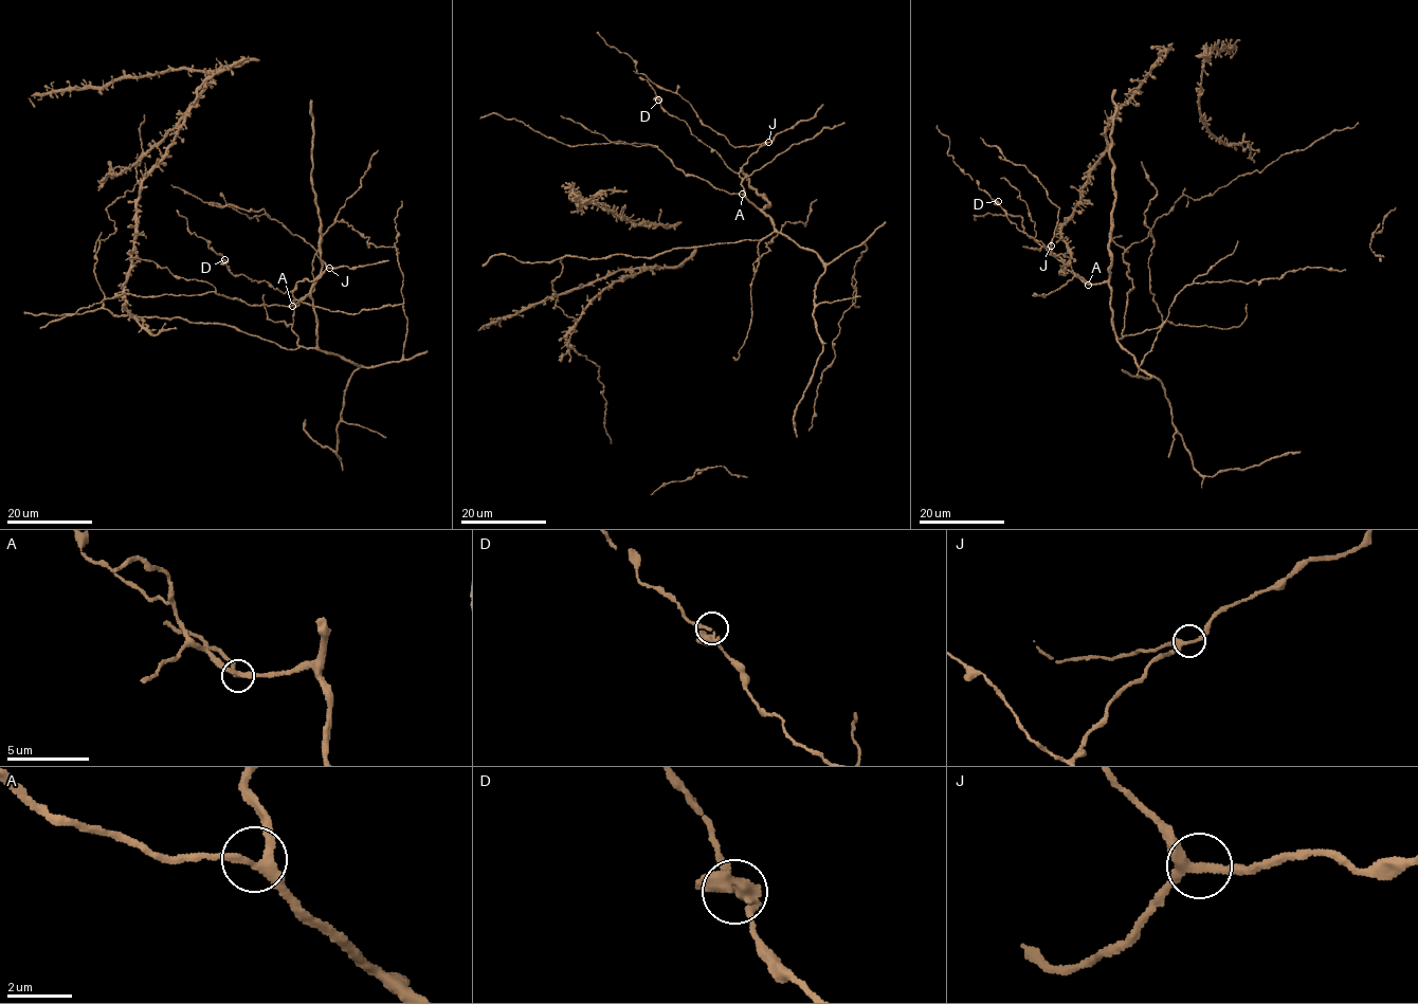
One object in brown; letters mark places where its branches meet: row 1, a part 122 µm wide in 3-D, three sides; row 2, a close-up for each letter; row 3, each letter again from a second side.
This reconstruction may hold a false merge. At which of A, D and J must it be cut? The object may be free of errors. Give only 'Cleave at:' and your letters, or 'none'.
Cleave at: none

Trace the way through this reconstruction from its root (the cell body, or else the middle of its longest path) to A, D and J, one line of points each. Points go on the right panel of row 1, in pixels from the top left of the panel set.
A: (1127, 250), (1123, 259), (1133, 285), (1124, 336), (1116, 336), (1110, 287), (1088, 285)
D: (1127, 250), (1133, 288), (1119, 339), (1110, 287), (1084, 283), (1020, 231), (998, 200)
J: (1127, 250), (1133, 288), (1119, 339), (1110, 287), (1084, 283), (1051, 245)

